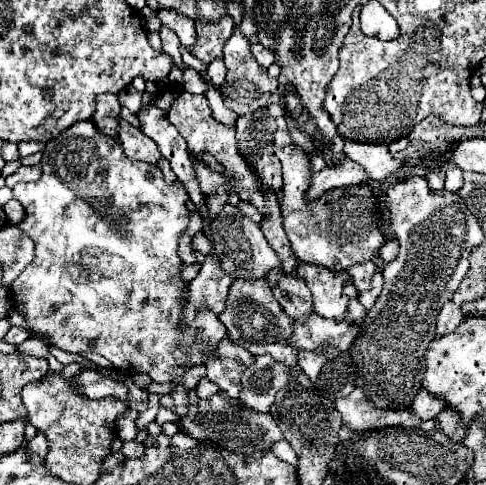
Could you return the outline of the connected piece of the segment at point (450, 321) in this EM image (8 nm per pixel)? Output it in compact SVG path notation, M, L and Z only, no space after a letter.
M447 302L437 316L437 336L445 336L453 332L461 320L463 320L463 312L459 310L459 306L453 302Z

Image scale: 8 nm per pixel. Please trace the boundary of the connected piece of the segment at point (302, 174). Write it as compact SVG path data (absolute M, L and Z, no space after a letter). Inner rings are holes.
M277 104L267 106L267 114L277 120L279 130L275 134L275 154L283 164L283 222L285 232L291 240L291 250L301 262L321 264L331 270L347 270L359 262L373 260L379 254L379 248L387 242L381 232L383 214L379 208L379 196L371 190L365 194L365 184L353 184L334 188L319 196L317 200L307 200L305 192L311 184L311 160L297 144L293 144L291 132L285 122L285 112ZM321 200L321 206L317 204Z

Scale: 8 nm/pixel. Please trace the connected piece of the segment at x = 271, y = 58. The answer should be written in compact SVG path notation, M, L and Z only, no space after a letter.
M255 44L255 46L251 46L251 52L253 52L255 60L257 60L257 62L259 62L263 68L269 68L269 66L275 62L275 54L273 54L271 50L263 48L261 44Z

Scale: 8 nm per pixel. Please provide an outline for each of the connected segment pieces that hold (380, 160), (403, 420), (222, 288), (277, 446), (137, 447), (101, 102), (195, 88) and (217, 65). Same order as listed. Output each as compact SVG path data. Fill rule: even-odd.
M345 140L345 154L361 164L373 180L385 180L403 168L403 162L395 160L383 144L361 144Z
M355 388L347 398L339 398L335 402L335 406L337 406L337 412L341 414L343 424L347 424L353 432L367 432L367 430L377 430L383 426L413 426L413 428L423 428L423 430L437 430L437 420L419 420L411 412L411 406L407 406L407 408L375 408L371 404L371 400L359 388Z
M213 248L213 252L201 264L199 274L189 282L189 302L183 320L189 324L199 308L209 308L211 312L221 314L231 282L233 276L221 270L221 260Z
M285 439L275 442L271 450L281 460L297 467L297 455L295 454L293 448L291 448L291 445Z
M129 440L129 442L123 444L123 450L121 452L127 458L141 458L141 456L145 456L145 446L141 442L137 442L137 440Z
M99 94L97 110L95 110L91 122L105 136L119 138L119 114L121 114L121 104L117 100L117 94Z
M187 68L183 72L183 88L191 94L205 94L207 92L207 80L193 68Z
M213 60L213 62L207 66L207 76L209 76L211 84L215 84L215 86L221 86L221 84L223 84L225 72L227 72L227 70L225 70L223 60Z

